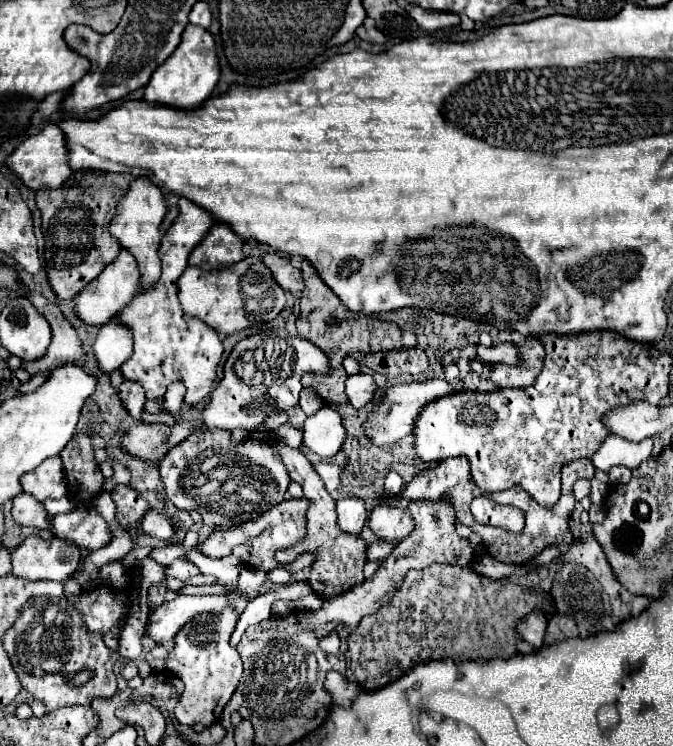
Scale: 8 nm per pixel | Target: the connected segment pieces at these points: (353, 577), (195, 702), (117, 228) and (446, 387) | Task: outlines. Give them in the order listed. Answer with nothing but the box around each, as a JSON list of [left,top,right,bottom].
[[249,425,367,599],[165,609,243,727],[111,177,165,291],[363,379,455,445]]

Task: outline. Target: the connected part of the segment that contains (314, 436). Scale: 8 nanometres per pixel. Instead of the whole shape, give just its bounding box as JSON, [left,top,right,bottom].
[303,405,345,457]

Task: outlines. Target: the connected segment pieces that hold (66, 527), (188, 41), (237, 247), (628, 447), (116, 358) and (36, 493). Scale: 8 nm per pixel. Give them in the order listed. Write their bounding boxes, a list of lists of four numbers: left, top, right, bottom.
[[49,507,111,549],[143,25,219,111],[189,223,243,269],[591,435,653,471],[93,321,131,373],[21,459,67,500]]

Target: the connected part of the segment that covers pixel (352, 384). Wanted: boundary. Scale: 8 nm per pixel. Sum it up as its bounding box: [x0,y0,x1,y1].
[345,373,377,409]

